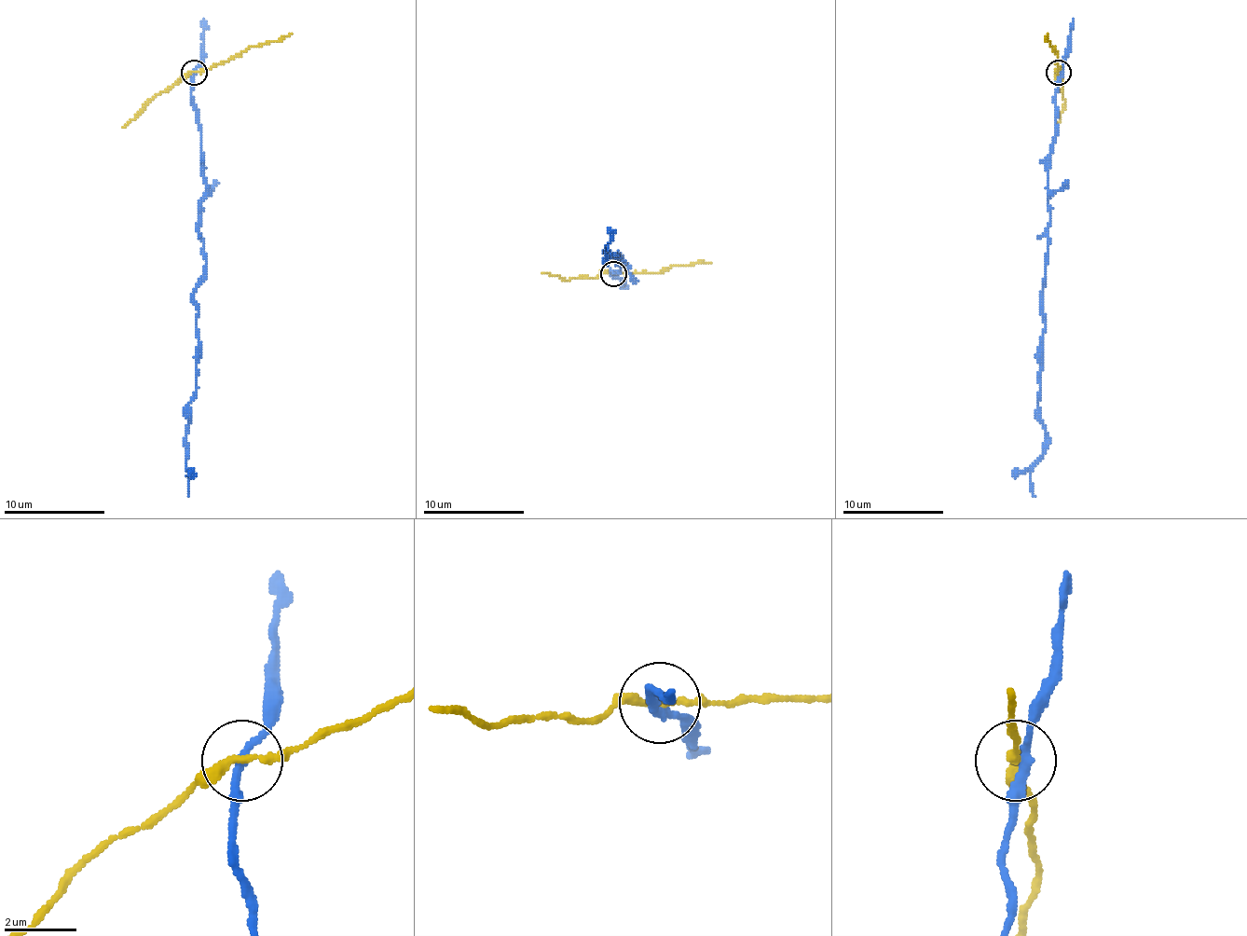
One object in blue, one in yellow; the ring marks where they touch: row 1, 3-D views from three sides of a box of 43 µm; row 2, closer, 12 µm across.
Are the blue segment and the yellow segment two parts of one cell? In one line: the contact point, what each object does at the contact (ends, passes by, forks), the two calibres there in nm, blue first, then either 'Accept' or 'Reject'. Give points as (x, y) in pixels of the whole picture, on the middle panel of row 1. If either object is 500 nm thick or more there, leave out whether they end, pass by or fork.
Place: (613, 273). At the ring blue passes by. At the ring yellow passes by. Thickness 240 nm (blue) against 200 nm. Reject

